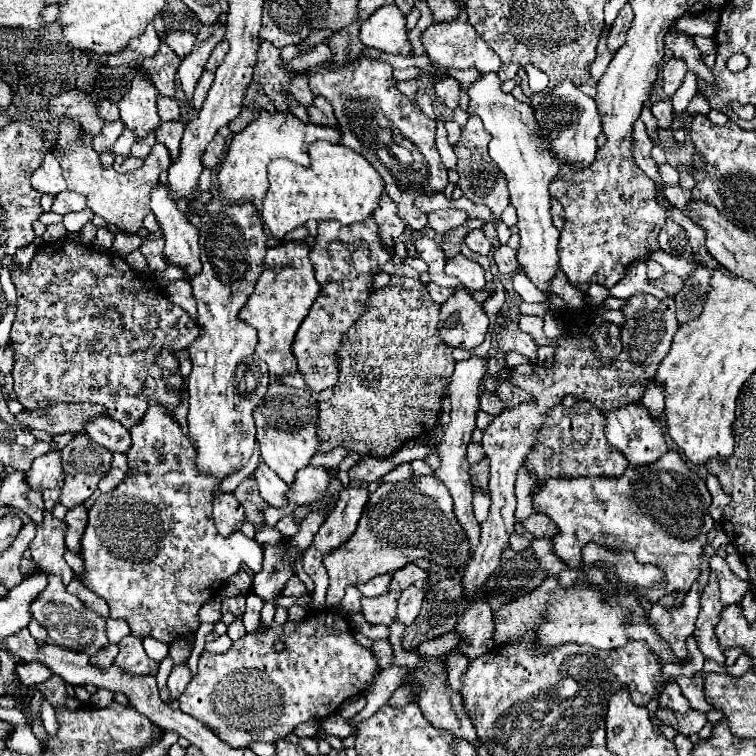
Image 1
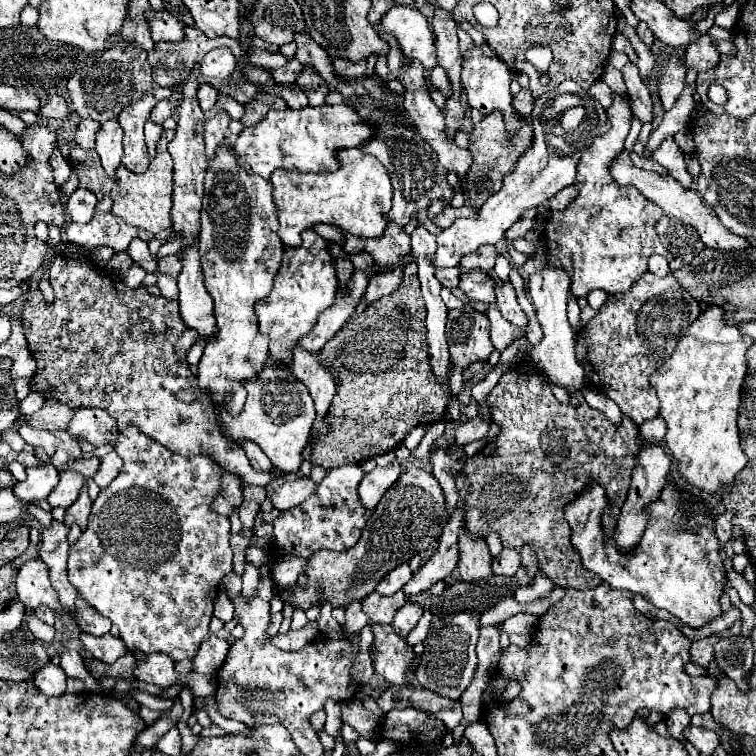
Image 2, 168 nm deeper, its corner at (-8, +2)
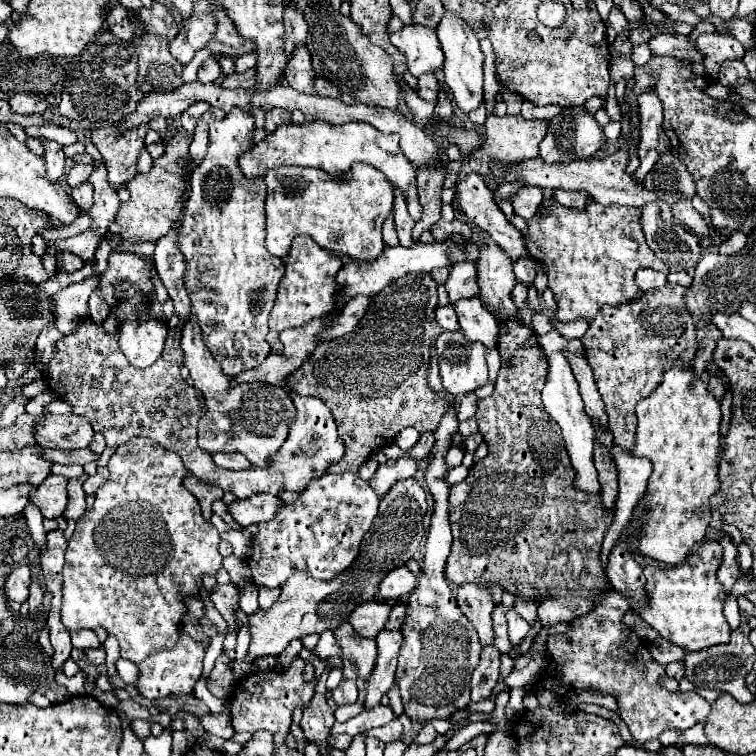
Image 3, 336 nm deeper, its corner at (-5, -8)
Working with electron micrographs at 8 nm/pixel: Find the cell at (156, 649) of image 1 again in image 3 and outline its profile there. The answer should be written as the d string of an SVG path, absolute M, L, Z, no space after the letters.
M119 658L115 662L115 666L117 666L117 674L123 678L123 682L127 682L127 684L135 684L137 682L137 674L139 674L137 664L133 664L133 662L125 660L125 658Z

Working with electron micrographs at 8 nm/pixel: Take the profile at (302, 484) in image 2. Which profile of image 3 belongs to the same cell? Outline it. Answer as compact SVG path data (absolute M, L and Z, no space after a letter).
M253 494L253 498L235 500L227 506L227 512L233 516L233 520L239 526L251 526L257 522L267 522L269 518L275 518L277 510L283 504L273 494Z

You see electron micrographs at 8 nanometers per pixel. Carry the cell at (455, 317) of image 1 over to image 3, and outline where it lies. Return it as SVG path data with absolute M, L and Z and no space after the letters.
M443 332L435 348L441 382L449 394L463 396L487 384L485 346L467 342L461 332Z

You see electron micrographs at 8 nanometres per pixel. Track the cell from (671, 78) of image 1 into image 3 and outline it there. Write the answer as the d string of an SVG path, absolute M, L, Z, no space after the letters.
M701 34L697 38L697 48L705 54L703 64L707 76L715 76L721 62L743 58L741 42L729 34Z

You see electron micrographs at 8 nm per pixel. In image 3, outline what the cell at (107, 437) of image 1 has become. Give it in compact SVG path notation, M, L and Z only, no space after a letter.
M45 414L41 422L37 422L35 430L37 446L41 448L61 448L61 450L77 450L85 448L93 440L93 428L87 418L69 414Z

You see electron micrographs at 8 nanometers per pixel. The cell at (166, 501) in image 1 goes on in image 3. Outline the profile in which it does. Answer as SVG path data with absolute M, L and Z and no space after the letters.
M133 437L127 444L119 446L115 450L115 454L111 456L109 464L109 480L97 490L95 494L95 506L91 510L87 510L75 526L75 532L69 540L67 552L65 552L65 570L63 570L63 606L61 606L61 622L65 624L65 628L69 632L73 630L81 630L81 628L104 628L109 634L112 634L119 640L121 646L121 658L127 658L135 664L139 664L141 660L145 660L147 656L165 650L165 648L173 648L177 642L177 634L181 628L181 618L187 614L187 608L183 604L185 596L197 596L199 594L199 586L197 582L201 582L201 574L215 574L221 568L221 554L217 552L219 546L219 534L213 528L211 522L207 522L201 514L199 502L197 498L183 488L183 478L185 478L185 466L181 462L181 458L177 458L177 454L173 454L171 450L165 450L163 446L149 440L145 437Z

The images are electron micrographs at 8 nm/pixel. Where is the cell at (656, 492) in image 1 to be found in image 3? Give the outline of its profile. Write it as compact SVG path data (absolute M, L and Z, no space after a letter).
M709 542L709 550L697 550L681 566L669 570L647 566L643 568L649 600L645 606L637 606L639 616L659 632L661 638L685 650L703 650L715 644L727 644L731 626L723 616L725 594L717 582L717 566L721 562L721 546Z

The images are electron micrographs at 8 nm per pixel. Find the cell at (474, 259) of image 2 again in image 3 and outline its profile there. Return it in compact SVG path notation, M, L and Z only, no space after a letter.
M457 262L451 268L451 274L445 282L449 304L455 304L461 298L473 298L477 296L477 272L475 262Z

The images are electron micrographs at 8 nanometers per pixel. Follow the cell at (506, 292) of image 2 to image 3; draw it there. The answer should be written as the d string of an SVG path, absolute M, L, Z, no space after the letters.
M487 240L479 248L477 284L483 302L497 306L501 318L517 314L517 308L509 298L511 288L517 284L517 278L513 274L513 262L493 240Z

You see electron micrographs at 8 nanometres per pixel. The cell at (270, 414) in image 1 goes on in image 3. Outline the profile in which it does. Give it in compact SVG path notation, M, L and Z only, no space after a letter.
M191 318L183 326L181 348L185 352L185 366L193 378L193 386L203 392L205 398L205 414L199 422L197 446L207 452L239 452L255 466L267 466L267 458L273 456L281 444L287 440L289 422L295 416L295 406L287 396L283 386L253 382L239 384L235 388L229 386L229 376L221 372L221 366L213 360L209 348L201 338L201 330Z

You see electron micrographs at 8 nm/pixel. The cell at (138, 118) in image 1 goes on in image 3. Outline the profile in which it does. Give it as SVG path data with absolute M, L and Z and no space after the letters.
M105 126L99 128L95 132L91 132L91 142L95 144L95 148L101 152L105 166L107 166L107 180L111 184L111 188L119 188L121 184L125 184L127 180L131 180L137 174L137 158L139 158L139 150L143 148L143 140L147 134L149 126L139 126L137 130L127 130L125 134L117 132L117 126Z

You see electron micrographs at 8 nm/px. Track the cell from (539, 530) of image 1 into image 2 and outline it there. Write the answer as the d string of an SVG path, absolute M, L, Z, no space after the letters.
M520 362L506 372L488 394L486 404L492 422L500 424L502 432L494 442L488 442L476 456L466 460L464 474L470 480L470 496L464 508L454 510L450 522L444 526L440 556L432 556L412 574L412 580L402 588L404 594L414 596L424 592L434 582L452 574L458 564L460 528L466 528L478 538L498 532L502 544L516 550L520 550L522 544L534 546L540 558L540 570L544 570L556 586L576 590L596 588L602 580L594 572L582 568L580 556L570 544L564 504L590 480L596 480L606 488L612 502L612 508L602 518L604 528L606 532L616 528L630 486L630 474L636 464L636 424L626 415L622 416L620 424L610 422L604 412L586 404L581 392L573 394L568 404L560 404L530 362Z

